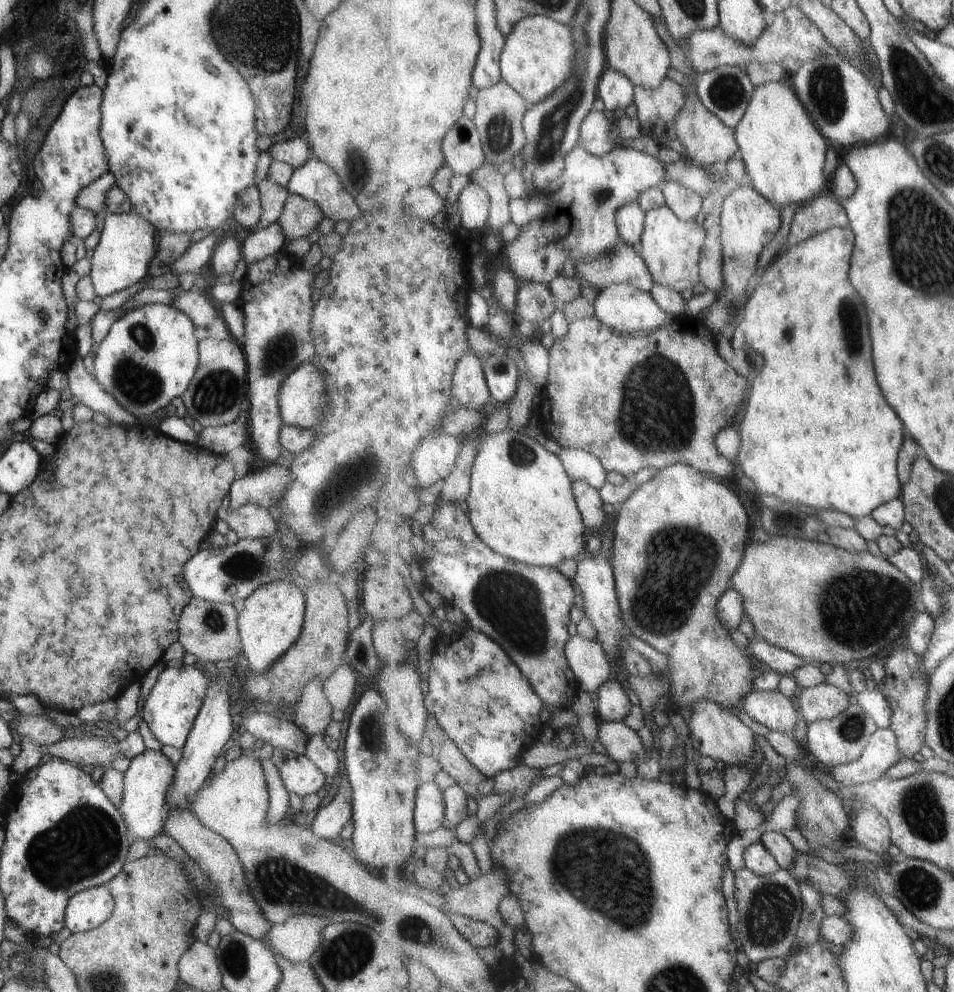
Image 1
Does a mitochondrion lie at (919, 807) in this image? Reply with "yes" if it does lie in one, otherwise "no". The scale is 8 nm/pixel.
yes

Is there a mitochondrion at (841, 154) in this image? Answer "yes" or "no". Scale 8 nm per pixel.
no

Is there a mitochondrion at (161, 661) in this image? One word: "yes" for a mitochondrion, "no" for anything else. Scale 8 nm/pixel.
no

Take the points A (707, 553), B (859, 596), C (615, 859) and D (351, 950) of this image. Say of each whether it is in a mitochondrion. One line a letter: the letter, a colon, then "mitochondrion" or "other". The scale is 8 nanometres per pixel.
A: mitochondrion
B: mitochondrion
C: mitochondrion
D: mitochondrion

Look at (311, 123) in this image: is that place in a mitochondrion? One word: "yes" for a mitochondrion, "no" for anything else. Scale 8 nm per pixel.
no

